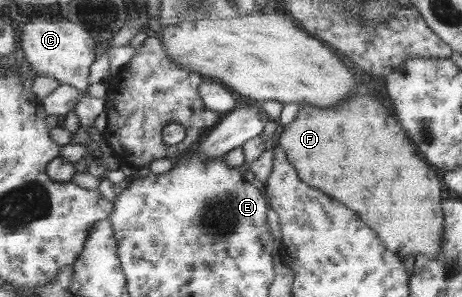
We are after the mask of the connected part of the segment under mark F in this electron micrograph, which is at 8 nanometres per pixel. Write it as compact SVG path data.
M356 92L352 98L333 107L322 108L308 104L300 105L296 118L282 126L279 146L292 160L300 176L304 176L306 184L322 192L336 196L342 204L356 210L370 228L378 232L378 236L387 245L388 250L395 252L403 259L405 256L425 254L435 257L443 244L445 221L442 212L442 182L438 178L438 170L430 166L426 159L418 156L418 150L408 138L406 130L398 124L396 118L388 114L382 102L370 94Z

